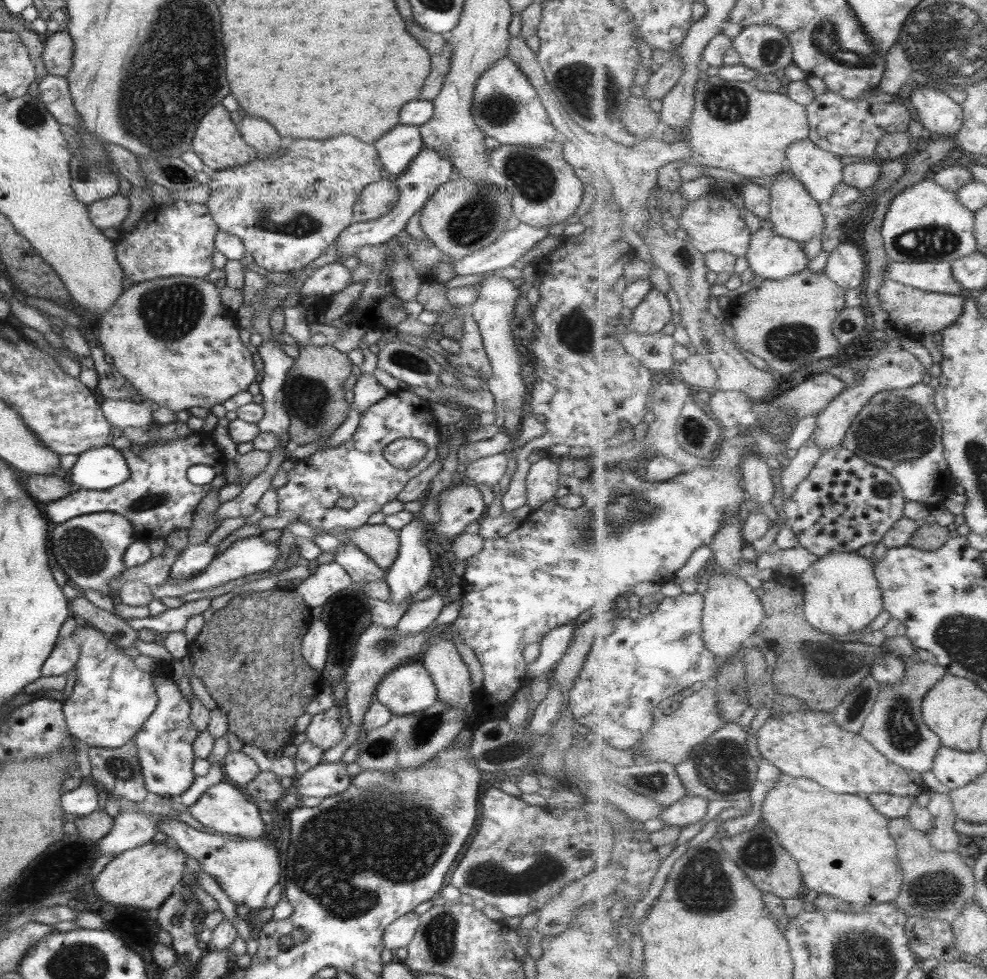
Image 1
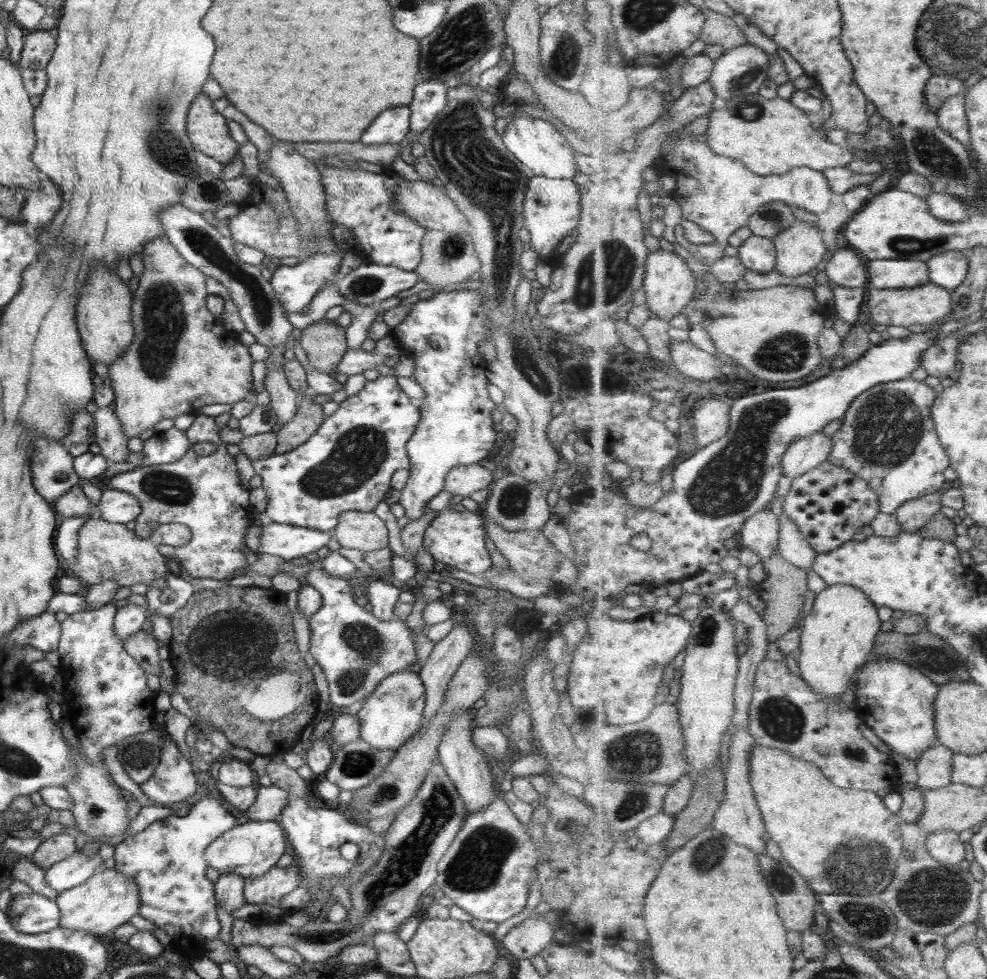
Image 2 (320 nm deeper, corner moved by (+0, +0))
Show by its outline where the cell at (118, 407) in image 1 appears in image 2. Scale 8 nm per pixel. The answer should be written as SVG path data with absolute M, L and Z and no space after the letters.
M99 408L92 415L94 442L99 454L108 462L126 461L128 457L127 438L123 436L120 424L111 408Z

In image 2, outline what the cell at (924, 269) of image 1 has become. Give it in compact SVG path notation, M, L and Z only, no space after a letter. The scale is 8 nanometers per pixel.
M881 259L866 263L871 287L915 288L931 281L928 262Z

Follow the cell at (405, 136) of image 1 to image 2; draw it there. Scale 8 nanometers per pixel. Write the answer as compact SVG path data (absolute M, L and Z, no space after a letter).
M437 79L419 81L413 88L413 100L407 105L410 111L408 130L419 135L436 119L446 103L449 83Z

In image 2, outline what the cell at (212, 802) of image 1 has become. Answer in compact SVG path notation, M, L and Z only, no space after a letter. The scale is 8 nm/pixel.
M201 797L188 810L185 816L169 815L153 821L142 831L126 836L114 846L114 869L137 885L139 906L136 914L149 920L159 930L171 937L174 949L180 949L185 957L199 958L203 955L204 943L218 938L219 921L215 916L215 898L213 883L205 878L206 864L203 864L204 852L210 842L221 836L235 825L230 811L223 809L213 797Z

